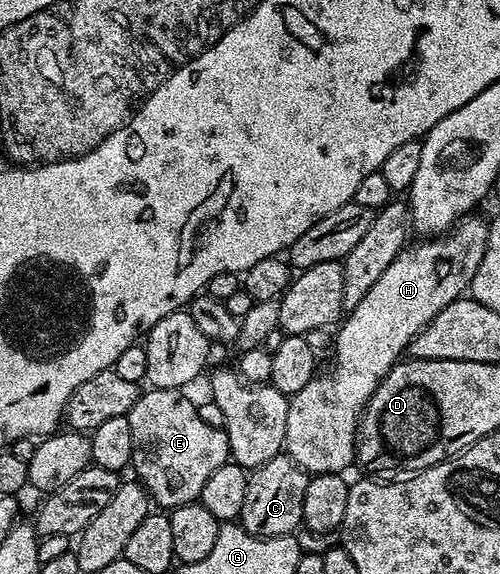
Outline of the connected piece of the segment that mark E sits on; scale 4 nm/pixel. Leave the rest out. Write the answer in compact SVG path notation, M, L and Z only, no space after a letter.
M146 389L139 394L136 405L126 414L128 425L132 425L132 471L135 471L137 482L146 489L146 494L150 496L159 508L173 509L192 503L202 498L204 484L208 482L208 477L220 469L230 459L230 446L225 430L221 427L213 427L200 417L197 412L195 400L190 400L186 393L175 389Z

